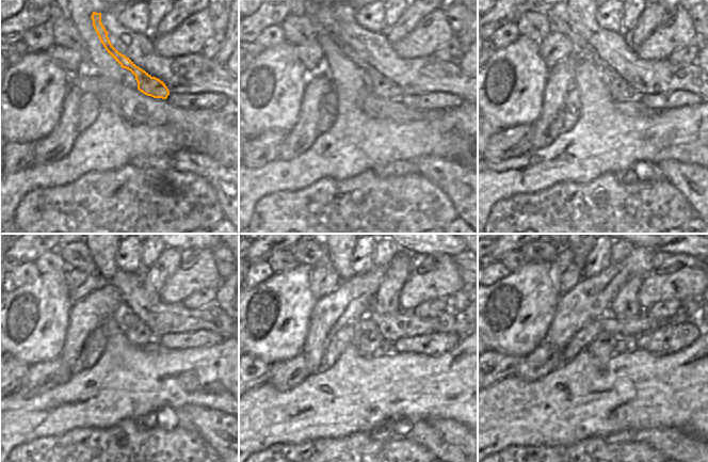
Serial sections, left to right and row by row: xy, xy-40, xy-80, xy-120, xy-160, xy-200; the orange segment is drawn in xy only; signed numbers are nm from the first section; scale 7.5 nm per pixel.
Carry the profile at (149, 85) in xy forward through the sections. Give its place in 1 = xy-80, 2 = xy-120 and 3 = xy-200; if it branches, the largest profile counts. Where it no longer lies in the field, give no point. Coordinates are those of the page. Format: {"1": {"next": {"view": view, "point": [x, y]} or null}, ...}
{"1": {"next": {"view": "xy-80", "point": [560, 20]}}, "2": {"next": {"view": "xy-120", "point": [76, 255]}}, "3": {"next": {"view": "xy-200", "point": [532, 255]}}}

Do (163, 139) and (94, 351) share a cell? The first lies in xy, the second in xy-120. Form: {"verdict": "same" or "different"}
{"verdict": "different"}

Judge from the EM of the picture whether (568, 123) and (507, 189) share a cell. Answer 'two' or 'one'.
two

